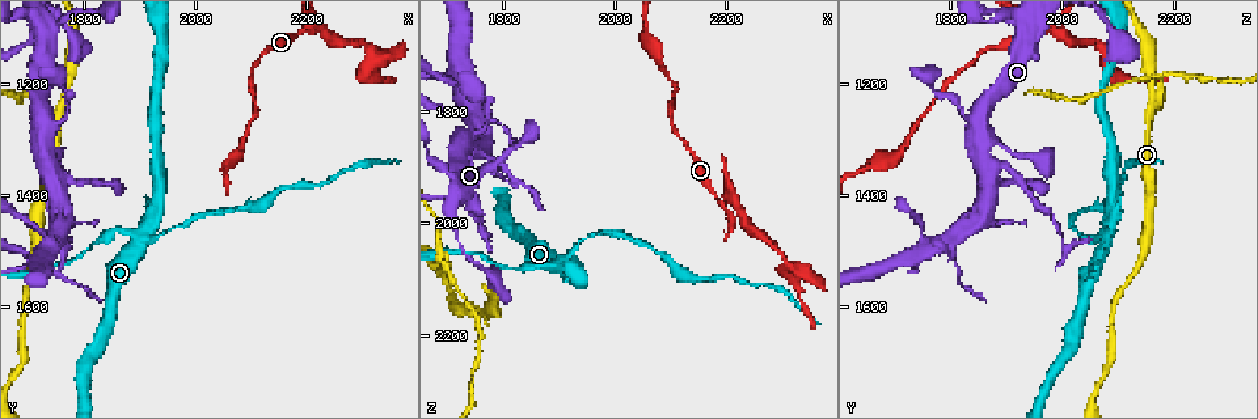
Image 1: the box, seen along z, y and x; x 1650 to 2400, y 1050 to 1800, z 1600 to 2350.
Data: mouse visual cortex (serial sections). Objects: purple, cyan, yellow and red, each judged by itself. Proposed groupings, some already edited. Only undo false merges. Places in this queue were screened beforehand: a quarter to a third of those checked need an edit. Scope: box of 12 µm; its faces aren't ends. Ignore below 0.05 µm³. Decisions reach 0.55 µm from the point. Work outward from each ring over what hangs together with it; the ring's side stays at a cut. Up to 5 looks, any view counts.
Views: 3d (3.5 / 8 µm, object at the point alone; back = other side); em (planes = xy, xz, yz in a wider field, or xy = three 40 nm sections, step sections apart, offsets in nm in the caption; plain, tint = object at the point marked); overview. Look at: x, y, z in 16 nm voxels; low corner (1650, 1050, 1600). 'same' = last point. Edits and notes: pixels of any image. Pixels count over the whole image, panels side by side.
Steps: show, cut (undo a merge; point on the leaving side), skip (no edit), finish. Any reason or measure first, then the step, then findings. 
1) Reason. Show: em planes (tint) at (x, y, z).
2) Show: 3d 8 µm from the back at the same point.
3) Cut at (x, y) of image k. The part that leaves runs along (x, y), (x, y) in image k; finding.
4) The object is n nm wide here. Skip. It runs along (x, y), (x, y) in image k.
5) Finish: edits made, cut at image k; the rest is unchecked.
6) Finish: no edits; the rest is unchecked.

Four-way junction. Show: 3d 8 µm at (1905, 1480, 2075).

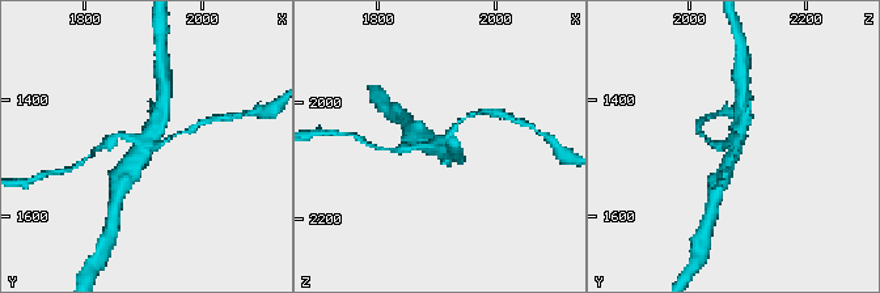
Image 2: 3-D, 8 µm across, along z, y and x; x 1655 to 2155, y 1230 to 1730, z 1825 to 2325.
Show: 3d 3.5 µm from the back at (1910, 1485, 2075).

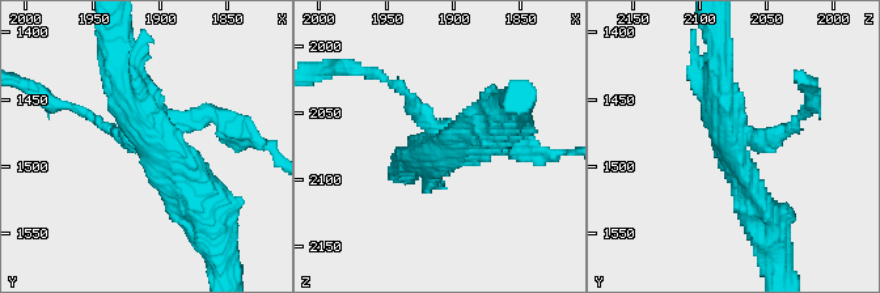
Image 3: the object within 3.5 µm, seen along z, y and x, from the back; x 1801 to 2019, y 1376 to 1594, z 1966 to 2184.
4 arms meet here; the arms are 150, 200, 300, 400 nm wide; shape alone is not enough. Show: em xy step 2 (tint) at (1906, 1482, 2074).

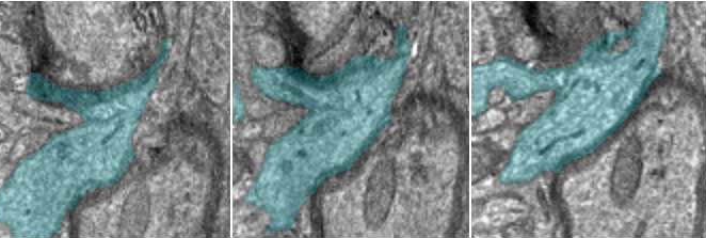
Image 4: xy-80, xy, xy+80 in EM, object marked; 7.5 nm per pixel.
Cut at (223, 126) of image 3. Two cells meet here.

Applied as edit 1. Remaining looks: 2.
Arms run side by side. Show: 3d 3.5 µm at (1770, 1220, 2160).

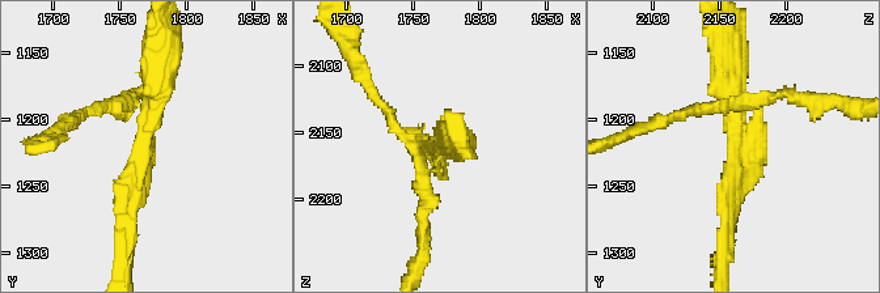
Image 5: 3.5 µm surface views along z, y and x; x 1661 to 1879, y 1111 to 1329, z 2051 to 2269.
3 arms meet here; the arms are 150, 150, 300 nm wide. Show: em planes (tint) at (1768, 1226, 2164).

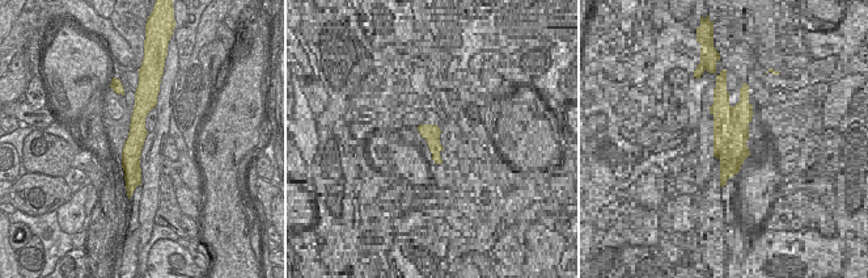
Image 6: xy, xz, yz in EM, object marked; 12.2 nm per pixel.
The object is 240 nm wide here. Cut at (424, 209) of image 5. The part that leaves runs along (754, 137), (758, 105), (688, 113) in image 5; a second cell is stuck on.

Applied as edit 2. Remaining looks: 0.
Finish: edits made, cut at image 3, cut at image 5; the rest is unchecked.

